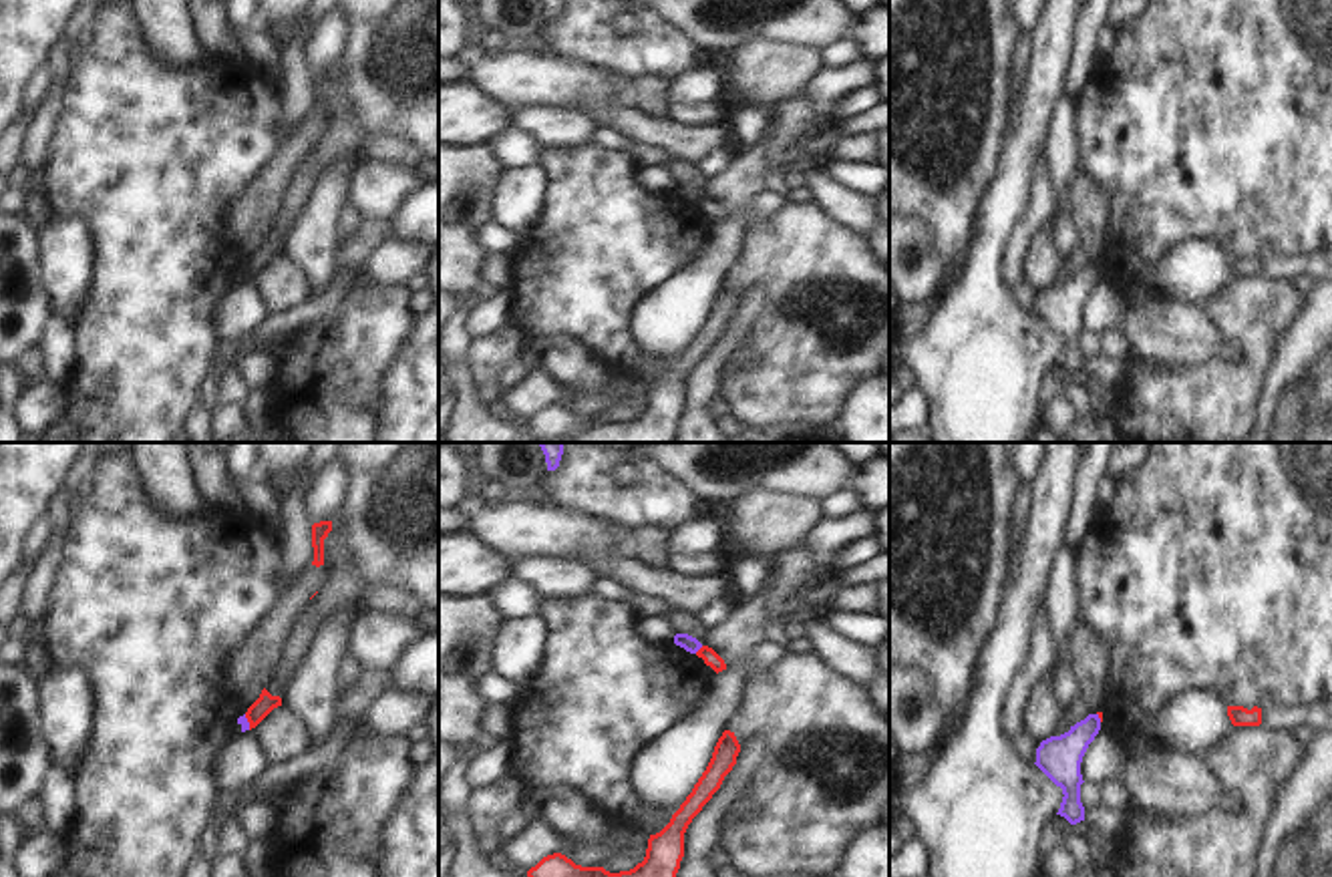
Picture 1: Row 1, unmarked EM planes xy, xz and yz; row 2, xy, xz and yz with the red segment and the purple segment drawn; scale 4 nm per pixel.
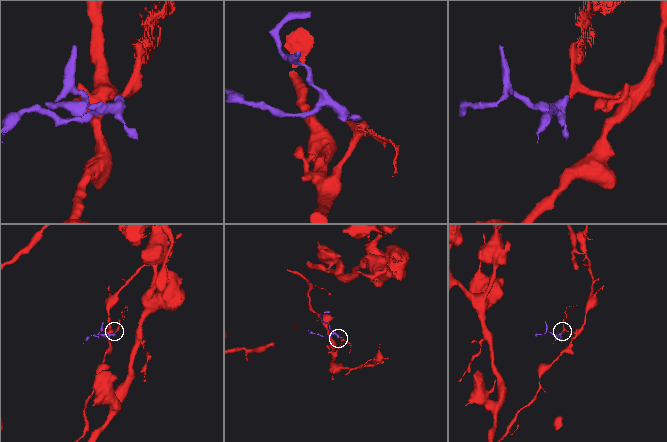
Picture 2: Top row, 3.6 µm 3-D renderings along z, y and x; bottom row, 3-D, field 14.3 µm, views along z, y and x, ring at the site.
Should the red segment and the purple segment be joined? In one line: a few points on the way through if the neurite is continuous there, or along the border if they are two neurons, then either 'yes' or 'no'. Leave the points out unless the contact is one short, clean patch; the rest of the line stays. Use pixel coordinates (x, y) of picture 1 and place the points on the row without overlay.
border xz (703, 196), (695, 202); no

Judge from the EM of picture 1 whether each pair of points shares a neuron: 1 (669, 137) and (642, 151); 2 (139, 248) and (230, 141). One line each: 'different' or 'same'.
1: different
2: same

